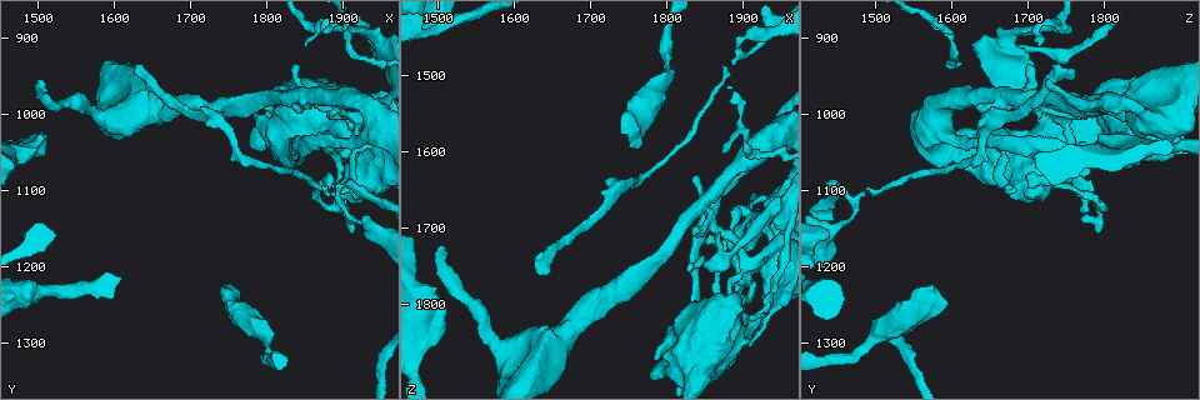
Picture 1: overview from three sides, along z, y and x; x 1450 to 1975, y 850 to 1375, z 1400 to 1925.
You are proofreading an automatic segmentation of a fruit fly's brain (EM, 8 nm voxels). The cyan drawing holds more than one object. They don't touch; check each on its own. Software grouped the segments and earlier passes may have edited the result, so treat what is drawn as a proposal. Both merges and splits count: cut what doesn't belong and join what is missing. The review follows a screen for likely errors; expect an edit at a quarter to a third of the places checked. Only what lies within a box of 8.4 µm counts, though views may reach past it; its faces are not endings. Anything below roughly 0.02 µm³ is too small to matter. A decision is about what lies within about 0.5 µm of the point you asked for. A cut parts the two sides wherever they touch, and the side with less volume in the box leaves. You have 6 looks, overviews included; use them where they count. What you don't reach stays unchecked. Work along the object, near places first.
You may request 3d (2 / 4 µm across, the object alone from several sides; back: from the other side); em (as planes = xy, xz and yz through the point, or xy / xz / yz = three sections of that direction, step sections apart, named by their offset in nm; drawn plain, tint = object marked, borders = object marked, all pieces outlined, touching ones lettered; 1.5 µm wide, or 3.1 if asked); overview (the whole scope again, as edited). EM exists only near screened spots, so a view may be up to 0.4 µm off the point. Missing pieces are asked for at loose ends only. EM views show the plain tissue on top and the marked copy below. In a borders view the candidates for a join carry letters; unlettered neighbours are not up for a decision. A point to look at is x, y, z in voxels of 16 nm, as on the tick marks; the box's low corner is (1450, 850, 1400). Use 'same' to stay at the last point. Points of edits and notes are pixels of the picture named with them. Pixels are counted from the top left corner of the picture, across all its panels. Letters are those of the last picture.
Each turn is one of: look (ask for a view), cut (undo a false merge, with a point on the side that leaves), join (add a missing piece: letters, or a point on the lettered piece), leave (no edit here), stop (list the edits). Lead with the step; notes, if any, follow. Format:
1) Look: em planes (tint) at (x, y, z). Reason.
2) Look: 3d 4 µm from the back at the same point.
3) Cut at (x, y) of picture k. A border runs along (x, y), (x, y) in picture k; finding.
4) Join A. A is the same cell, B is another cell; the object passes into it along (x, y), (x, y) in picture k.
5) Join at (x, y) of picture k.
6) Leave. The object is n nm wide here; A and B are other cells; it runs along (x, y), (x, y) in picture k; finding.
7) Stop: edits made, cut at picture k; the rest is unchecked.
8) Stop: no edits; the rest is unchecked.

Look: em planes (borders) at (1755, 1250, 1590). Branch stops here.

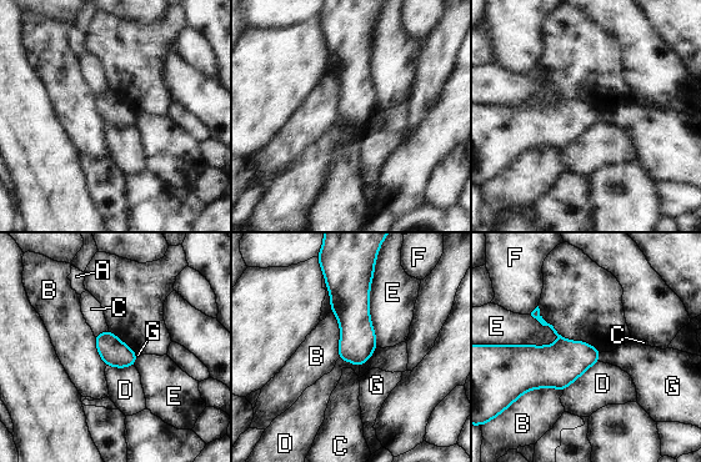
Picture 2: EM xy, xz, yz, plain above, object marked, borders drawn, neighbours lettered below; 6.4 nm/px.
Leave. A, B, C, D, E, F and G are other cells; a border runs along (331, 311), (340, 331), (339, 357) in picture 2; none of them fits.

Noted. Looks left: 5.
Look: em planes (tint) at (1930, 1150, 1440). Sharp bend.

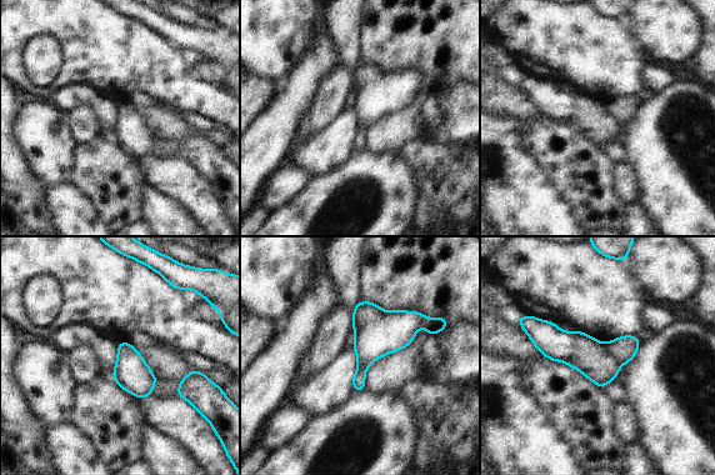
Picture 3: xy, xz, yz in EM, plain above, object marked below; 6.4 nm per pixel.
Look: em planes (borders) at the same point.

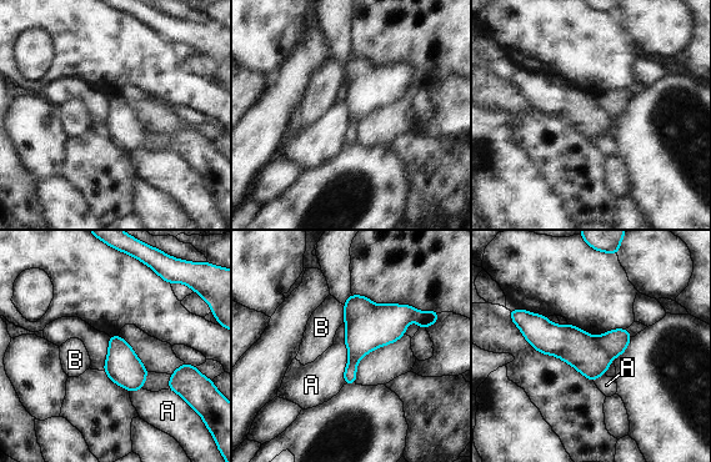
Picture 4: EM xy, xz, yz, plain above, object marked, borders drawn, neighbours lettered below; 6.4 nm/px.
Cut at (615, 342) of picture 4. The object is 220 nm wide here; A and B are other cells; a border runs along (595, 337), (595, 341), (610, 356) in picture 4; a second neuron is stuck on.

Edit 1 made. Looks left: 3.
Look: 3d 4 µm from the back at (1795, 1305, 1490).

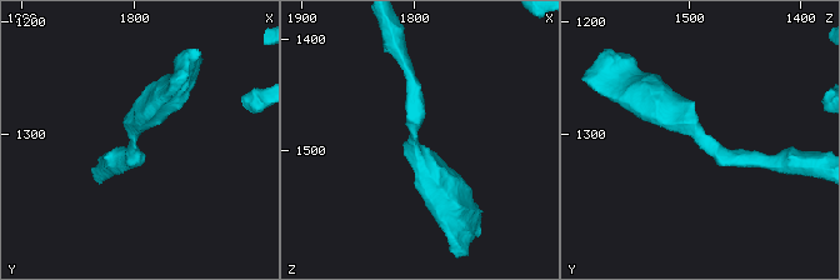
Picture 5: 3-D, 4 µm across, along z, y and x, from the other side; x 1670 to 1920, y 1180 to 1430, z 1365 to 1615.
Look: em yz step 4 (tint) at (1800, 1306, 1490). The arms are 260, 460 nm wide.

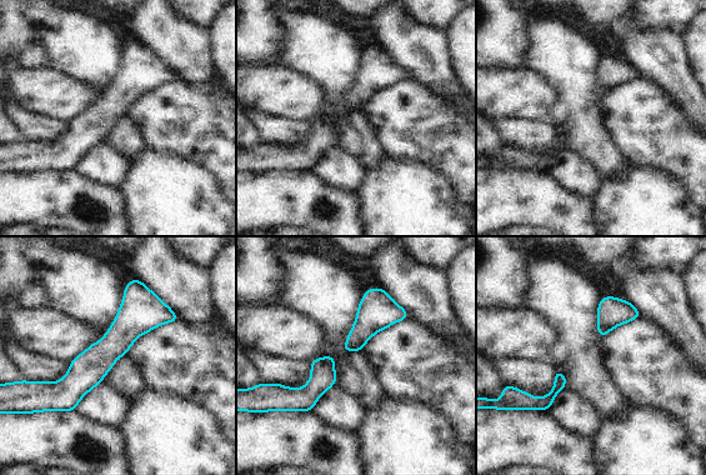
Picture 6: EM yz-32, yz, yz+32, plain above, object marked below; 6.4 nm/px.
Look: em xy step 8 (borders) at the same point. Another direction.

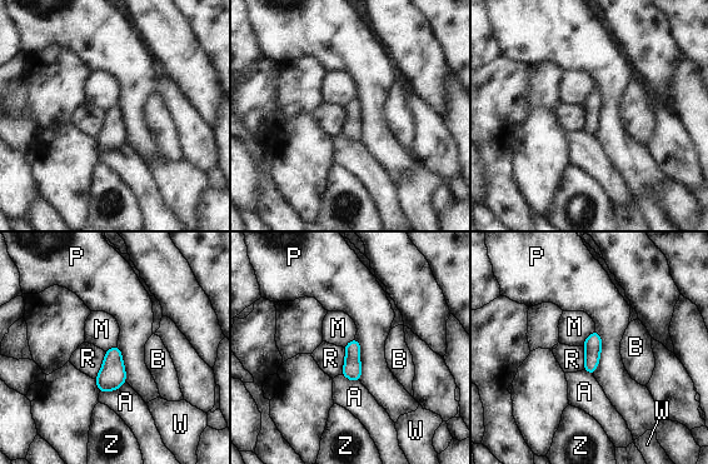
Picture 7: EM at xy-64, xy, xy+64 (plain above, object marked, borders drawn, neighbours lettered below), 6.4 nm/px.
Leave. The longest contact is with P, 320 nm; A, B, M, P, R, W and Z are other cells; a border runs along (105, 352), (103, 367), (94, 378) in picture 7; continuous, no second neuron.

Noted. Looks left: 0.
Stop: edits made, cut at picture 4; the rest is unchecked.

